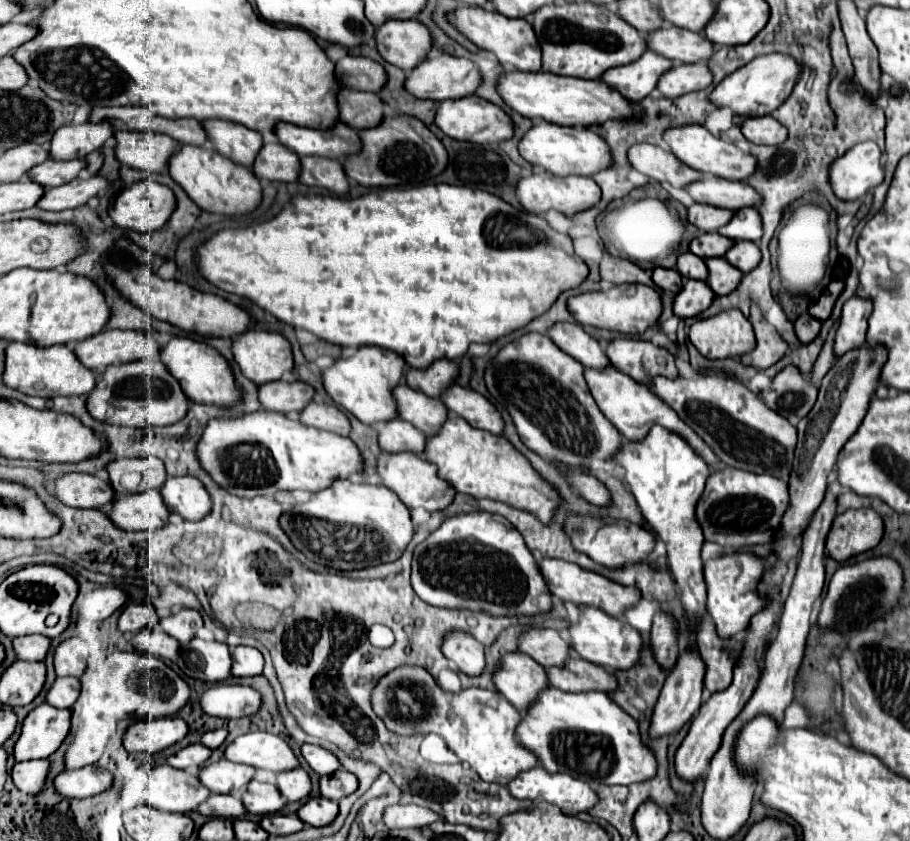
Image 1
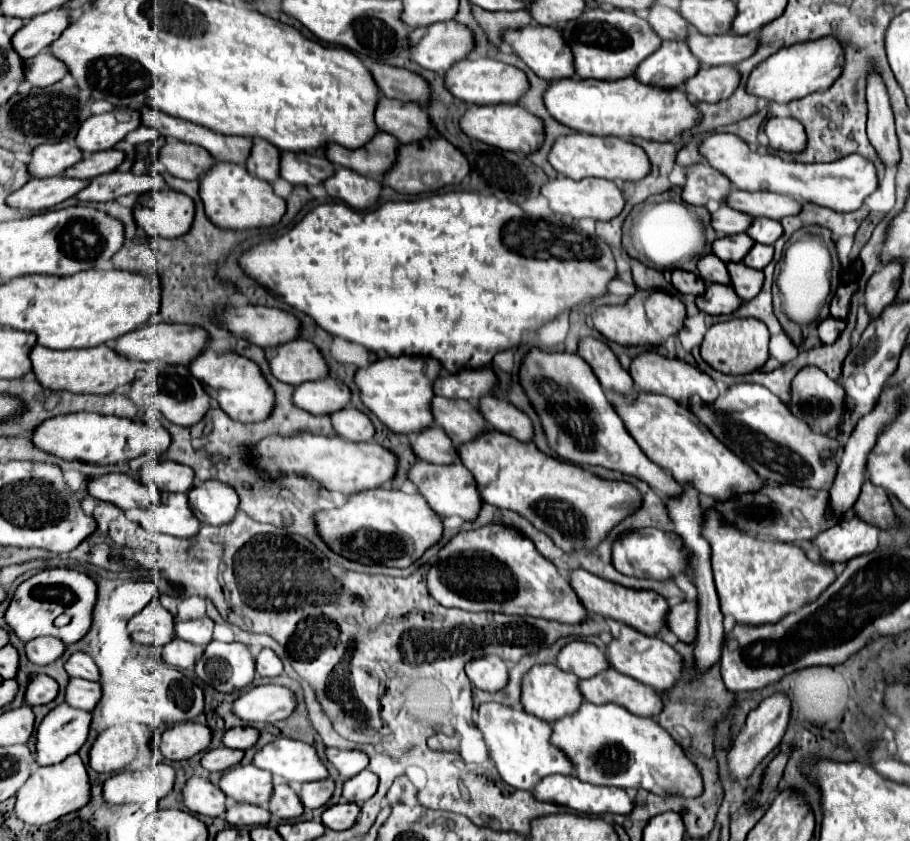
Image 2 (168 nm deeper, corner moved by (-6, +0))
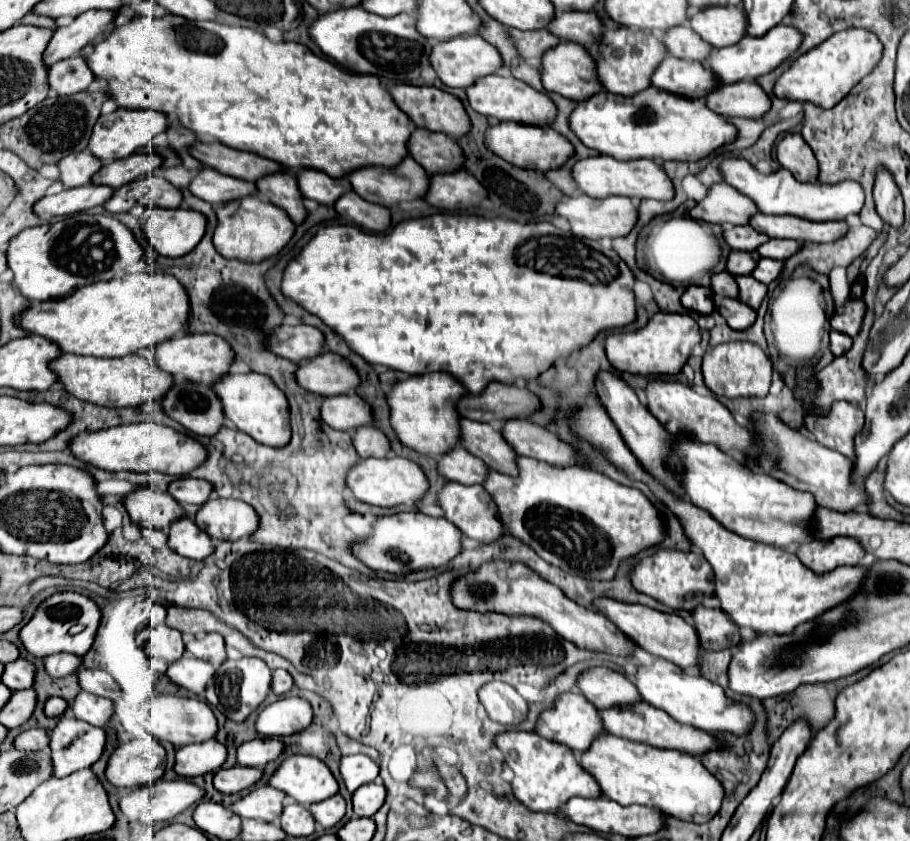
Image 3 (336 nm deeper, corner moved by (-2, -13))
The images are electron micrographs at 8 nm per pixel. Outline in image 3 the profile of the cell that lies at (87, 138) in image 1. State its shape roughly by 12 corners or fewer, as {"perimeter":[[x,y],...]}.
{"perimeter":[[160,111],[102,115],[88,149],[128,157],[168,129]]}

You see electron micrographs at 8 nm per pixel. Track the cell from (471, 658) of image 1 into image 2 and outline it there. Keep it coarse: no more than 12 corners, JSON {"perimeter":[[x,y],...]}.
{"perimeter":[[476,656],[466,664],[472,684],[496,692],[508,682],[506,662]]}

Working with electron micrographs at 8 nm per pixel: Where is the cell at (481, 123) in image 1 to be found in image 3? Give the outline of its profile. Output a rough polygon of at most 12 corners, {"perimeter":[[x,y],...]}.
{"perimeter":[[494,123],[486,147],[516,167],[560,169],[574,145],[552,127]]}

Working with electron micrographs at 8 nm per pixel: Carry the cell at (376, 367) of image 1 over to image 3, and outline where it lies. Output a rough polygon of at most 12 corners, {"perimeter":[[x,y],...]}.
{"perimeter":[[448,373],[398,381],[386,395],[400,441],[430,457],[460,445]]}

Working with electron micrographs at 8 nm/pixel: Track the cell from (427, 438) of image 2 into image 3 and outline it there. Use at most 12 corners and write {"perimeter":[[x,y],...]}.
{"perimeter":[[460,445],[438,459],[450,481],[482,485],[490,471]]}

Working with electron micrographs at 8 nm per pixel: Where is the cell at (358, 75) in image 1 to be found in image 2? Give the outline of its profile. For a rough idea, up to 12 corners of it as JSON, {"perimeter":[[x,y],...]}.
{"perimeter":[[372,64],[378,90],[404,102],[428,100],[418,74],[388,64]]}

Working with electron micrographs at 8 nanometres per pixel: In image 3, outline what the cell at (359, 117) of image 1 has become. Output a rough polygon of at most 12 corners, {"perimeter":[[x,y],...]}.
{"perimeter":[[416,129],[410,155],[430,173],[464,167],[464,151],[444,133]]}

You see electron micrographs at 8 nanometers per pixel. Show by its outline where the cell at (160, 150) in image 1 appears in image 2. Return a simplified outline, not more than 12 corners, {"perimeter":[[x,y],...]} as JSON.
{"perimeter":[[166,142],[158,162],[168,174],[196,180],[214,164],[204,148]]}

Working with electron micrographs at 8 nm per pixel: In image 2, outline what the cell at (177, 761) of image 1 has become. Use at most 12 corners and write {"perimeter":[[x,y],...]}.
{"perimeter":[[220,746],[204,752],[200,766],[224,772],[236,766],[242,750]]}

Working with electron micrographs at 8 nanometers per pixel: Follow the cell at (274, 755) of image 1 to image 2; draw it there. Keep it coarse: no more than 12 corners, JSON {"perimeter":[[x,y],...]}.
{"perimeter":[[284,736],[262,746],[252,764],[286,782],[328,776],[316,750]]}

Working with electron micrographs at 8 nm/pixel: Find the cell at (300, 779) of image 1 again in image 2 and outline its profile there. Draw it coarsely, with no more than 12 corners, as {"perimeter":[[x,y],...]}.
{"perimeter":[[330,778],[302,784],[298,796],[304,808],[320,808],[330,800]]}

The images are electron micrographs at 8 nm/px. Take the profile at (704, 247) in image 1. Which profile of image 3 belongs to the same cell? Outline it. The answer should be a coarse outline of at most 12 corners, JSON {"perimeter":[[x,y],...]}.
{"perimeter":[[732,251],[728,271],[732,275],[750,275],[760,255]]}

